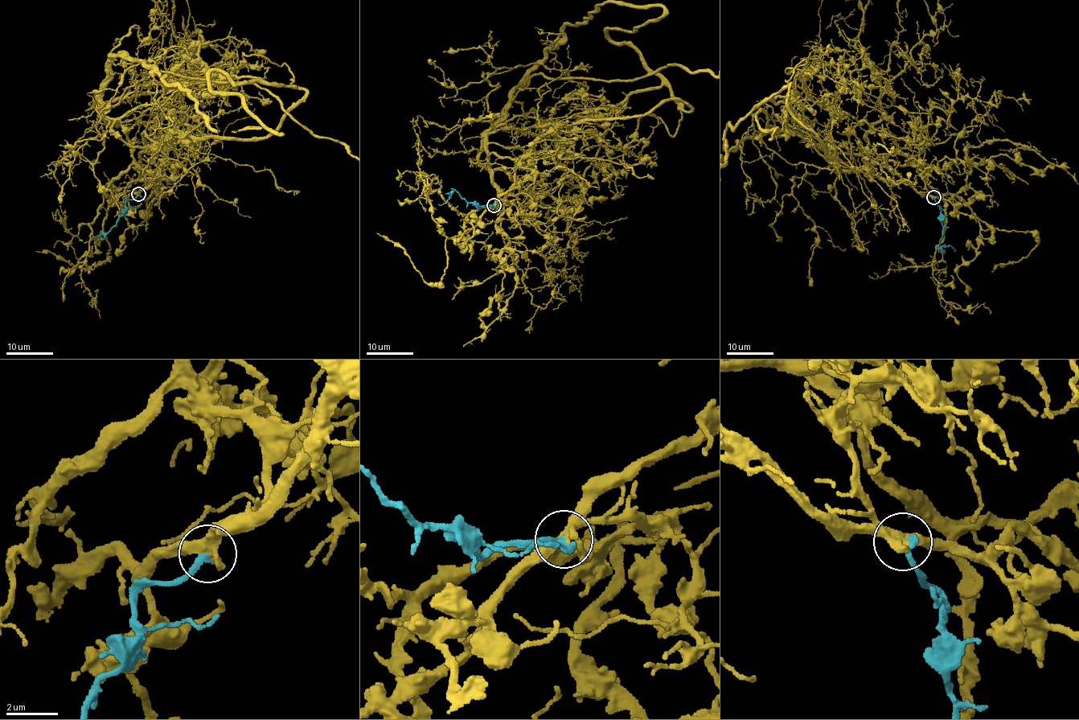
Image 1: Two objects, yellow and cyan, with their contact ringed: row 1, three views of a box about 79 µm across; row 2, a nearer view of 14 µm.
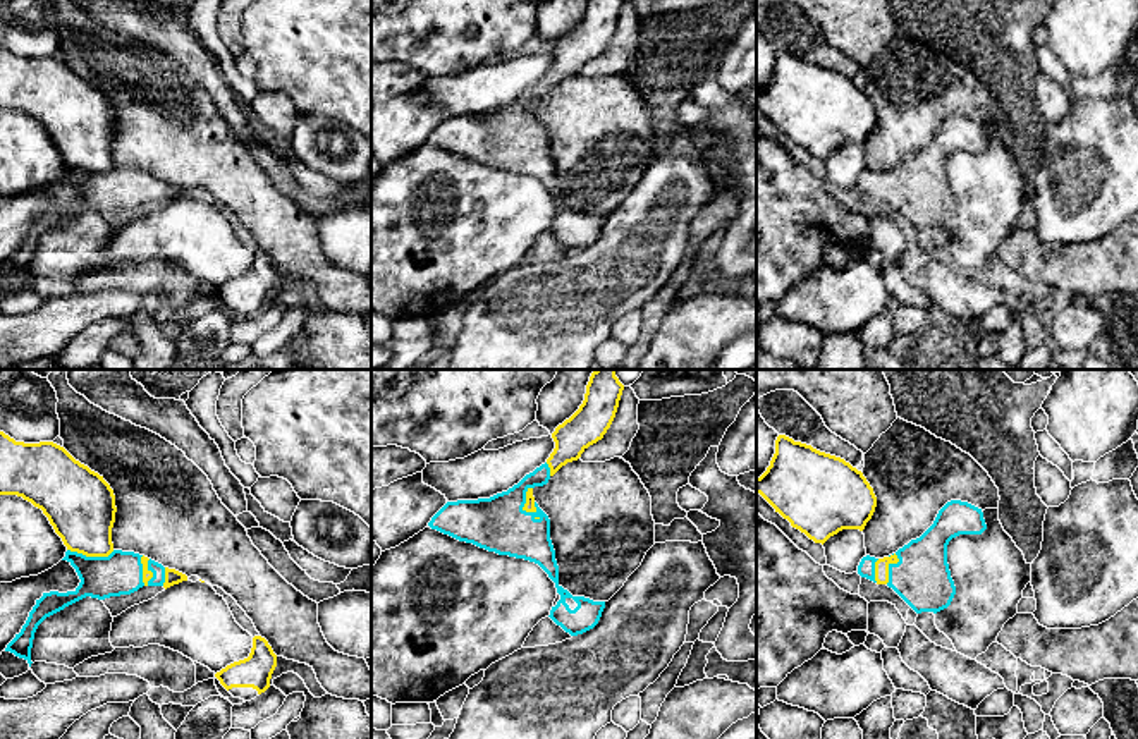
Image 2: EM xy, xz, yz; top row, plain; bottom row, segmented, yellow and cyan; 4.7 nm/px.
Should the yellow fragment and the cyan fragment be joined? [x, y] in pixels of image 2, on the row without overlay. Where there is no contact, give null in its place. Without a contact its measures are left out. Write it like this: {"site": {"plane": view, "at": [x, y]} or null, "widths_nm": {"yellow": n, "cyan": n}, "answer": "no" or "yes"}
{"site": {"plane": "xy", "at": [143, 186]}, "widths_nm": {"yellow": 50, "cyan": 200}, "answer": "yes"}

